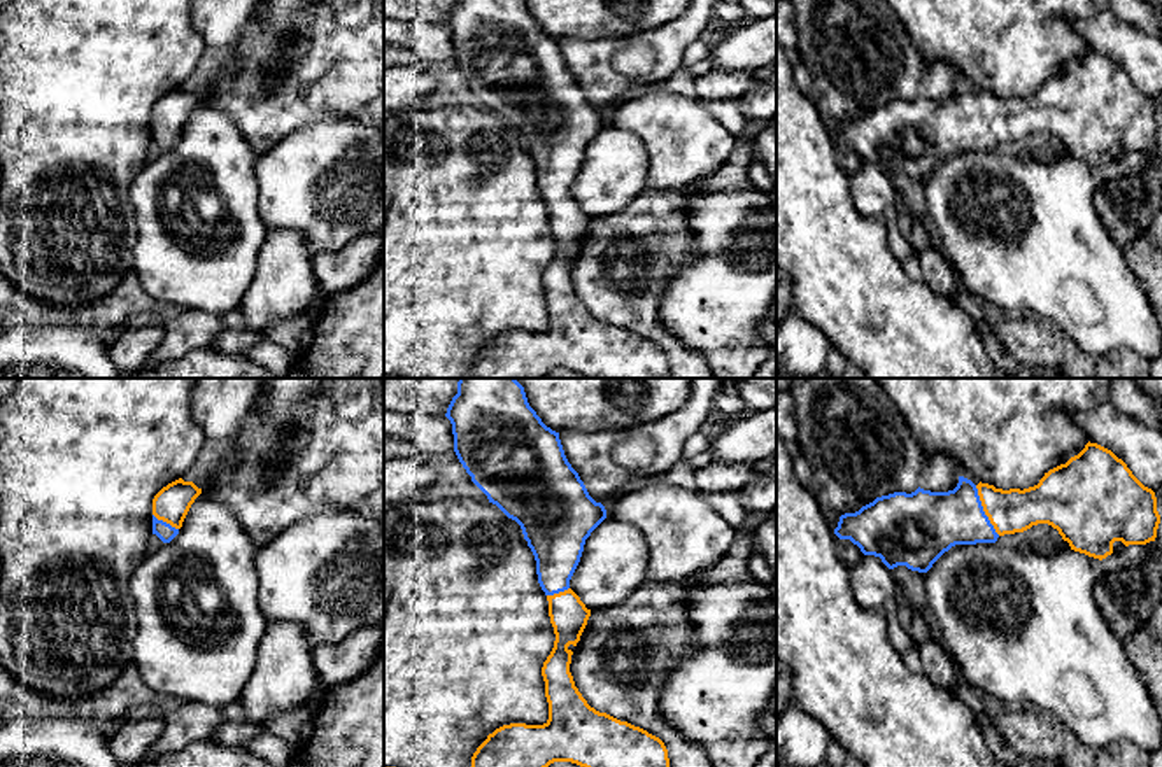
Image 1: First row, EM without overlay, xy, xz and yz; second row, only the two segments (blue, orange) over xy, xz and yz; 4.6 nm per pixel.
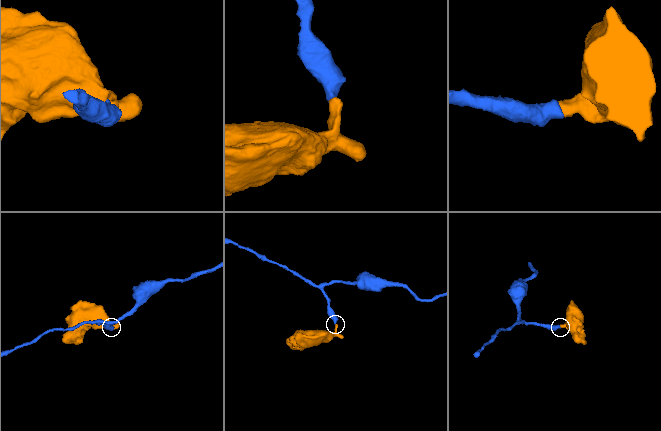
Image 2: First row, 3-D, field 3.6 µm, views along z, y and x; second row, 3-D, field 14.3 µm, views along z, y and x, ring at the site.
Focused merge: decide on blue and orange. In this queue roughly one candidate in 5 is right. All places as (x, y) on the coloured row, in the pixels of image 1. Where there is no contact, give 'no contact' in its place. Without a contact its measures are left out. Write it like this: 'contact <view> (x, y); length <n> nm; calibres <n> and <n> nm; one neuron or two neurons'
contact yz (982, 510); length 260 nm; calibres 300 and 200 nm; one neuron

